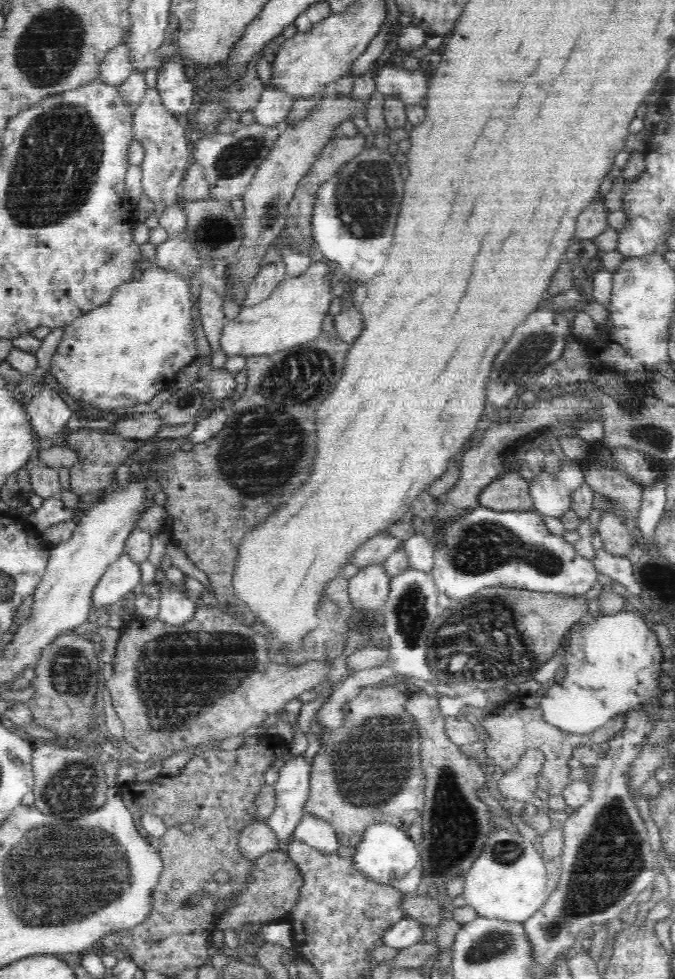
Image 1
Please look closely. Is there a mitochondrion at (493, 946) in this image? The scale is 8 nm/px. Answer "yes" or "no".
yes

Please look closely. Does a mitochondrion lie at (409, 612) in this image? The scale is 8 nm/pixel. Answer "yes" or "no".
yes

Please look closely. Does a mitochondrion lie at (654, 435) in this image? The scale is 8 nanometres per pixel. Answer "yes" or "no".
yes

